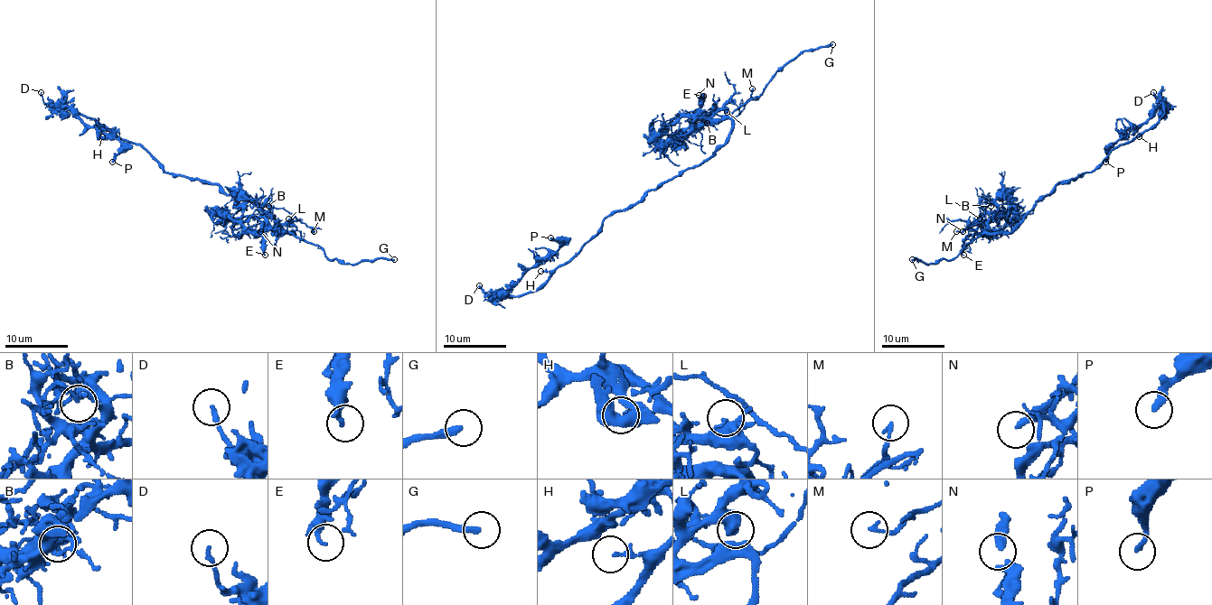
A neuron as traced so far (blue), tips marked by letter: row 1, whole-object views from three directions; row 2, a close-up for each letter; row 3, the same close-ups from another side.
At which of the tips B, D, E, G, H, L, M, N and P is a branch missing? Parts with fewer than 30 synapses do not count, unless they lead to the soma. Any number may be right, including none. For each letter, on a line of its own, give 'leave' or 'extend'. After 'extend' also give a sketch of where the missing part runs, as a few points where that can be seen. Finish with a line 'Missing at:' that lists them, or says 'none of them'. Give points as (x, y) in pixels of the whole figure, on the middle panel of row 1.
B: leave
D: leave
E: leave
G: extend
H: leave
L: leave
M: leave
N: leave
P: leave
Missing at: G

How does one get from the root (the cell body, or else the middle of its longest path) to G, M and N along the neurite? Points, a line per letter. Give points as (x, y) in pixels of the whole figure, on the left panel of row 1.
G: (201, 179), (258, 204), (286, 231), (315, 244), (330, 259), (352, 265), (379, 258), (394, 259)
M: (201, 179), (258, 204), (286, 231), (294, 233), (277, 233), (267, 217), (273, 208), (284, 208), (314, 231)
N: (201, 179), (258, 204), (286, 231), (294, 233), (277, 233), (263, 212), (254, 216), (262, 222), (260, 231)

